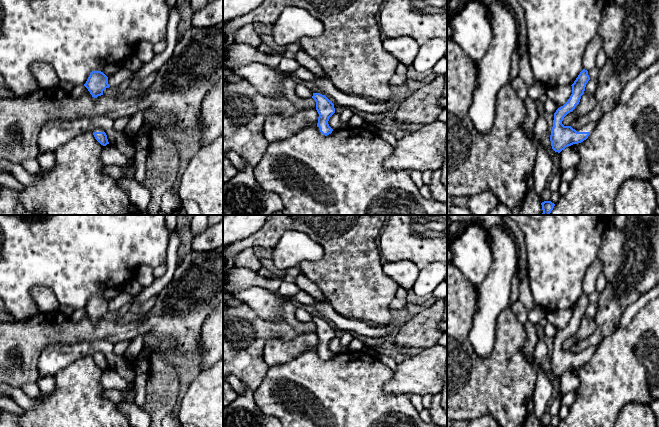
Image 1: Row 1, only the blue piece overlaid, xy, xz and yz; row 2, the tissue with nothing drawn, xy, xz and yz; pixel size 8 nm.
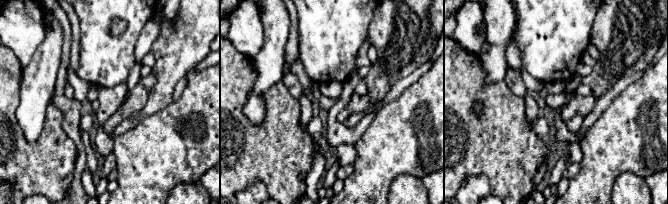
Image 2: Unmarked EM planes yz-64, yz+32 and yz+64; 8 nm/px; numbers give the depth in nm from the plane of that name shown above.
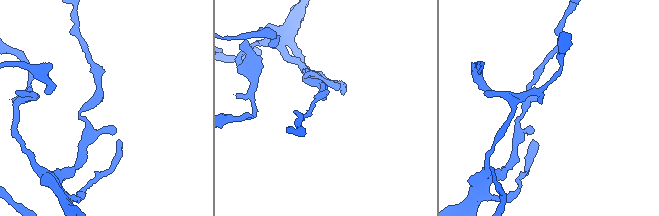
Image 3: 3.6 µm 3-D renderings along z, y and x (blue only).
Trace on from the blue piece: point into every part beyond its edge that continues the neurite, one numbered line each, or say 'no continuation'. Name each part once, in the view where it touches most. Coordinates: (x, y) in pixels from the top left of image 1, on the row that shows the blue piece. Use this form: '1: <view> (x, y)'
1: yz (589, 127)

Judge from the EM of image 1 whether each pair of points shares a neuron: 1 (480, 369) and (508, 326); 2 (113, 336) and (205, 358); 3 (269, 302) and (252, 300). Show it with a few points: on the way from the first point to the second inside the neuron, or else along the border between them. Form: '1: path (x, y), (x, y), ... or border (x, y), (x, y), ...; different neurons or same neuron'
1: path (492, 362), (508, 346), (508, 338); same neuron
2: border (200, 332), (200, 346), (204, 350), (198, 355); different neurons
3: path (265, 302), (256, 300); same neuron

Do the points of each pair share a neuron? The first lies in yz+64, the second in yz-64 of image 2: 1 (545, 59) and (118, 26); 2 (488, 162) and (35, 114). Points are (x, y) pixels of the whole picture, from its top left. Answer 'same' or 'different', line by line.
1: different
2: different

